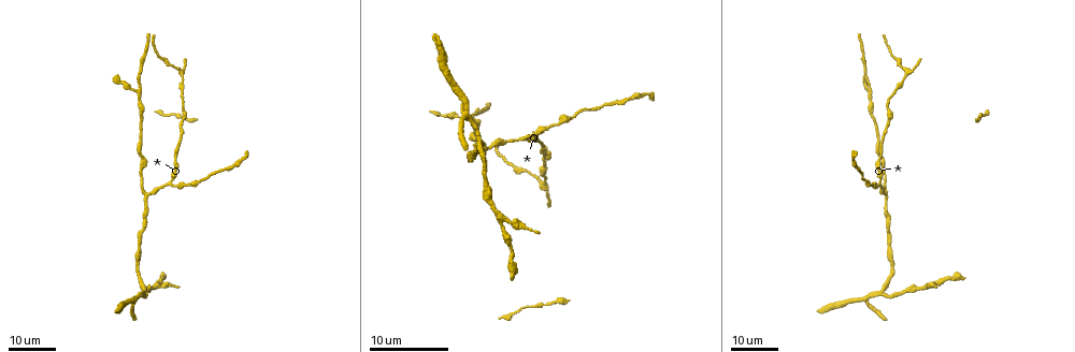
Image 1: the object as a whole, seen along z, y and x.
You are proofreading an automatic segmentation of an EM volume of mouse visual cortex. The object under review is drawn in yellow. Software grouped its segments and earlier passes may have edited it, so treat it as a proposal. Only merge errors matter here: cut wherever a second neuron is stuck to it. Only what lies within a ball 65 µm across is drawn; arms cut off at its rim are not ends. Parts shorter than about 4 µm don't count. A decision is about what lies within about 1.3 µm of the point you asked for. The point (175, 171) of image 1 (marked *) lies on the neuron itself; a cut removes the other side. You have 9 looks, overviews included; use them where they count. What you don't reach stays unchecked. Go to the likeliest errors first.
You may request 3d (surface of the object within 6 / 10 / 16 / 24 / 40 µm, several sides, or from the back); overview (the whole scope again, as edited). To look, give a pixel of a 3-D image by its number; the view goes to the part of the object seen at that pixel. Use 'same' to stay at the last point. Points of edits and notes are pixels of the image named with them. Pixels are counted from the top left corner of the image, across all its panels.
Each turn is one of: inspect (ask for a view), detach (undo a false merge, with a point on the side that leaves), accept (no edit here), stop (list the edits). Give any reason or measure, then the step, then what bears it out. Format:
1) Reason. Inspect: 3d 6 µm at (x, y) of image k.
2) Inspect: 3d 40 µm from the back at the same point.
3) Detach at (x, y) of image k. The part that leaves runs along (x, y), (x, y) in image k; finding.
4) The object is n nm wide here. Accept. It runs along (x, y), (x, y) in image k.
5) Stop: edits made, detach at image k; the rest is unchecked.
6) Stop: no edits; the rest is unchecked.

Three-way junction. Inspect: 3d 24 µm at (869, 92) of image 1.

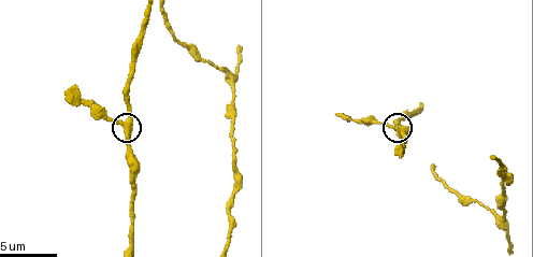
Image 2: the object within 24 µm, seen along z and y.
Zoom in. Inspect: 3d 6 µm at (125, 122) of image 2.

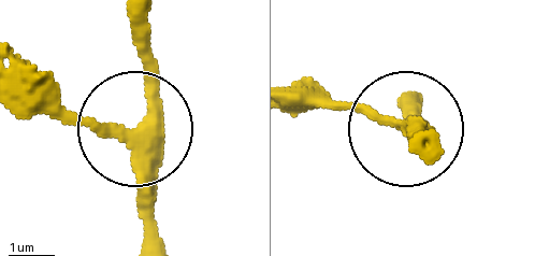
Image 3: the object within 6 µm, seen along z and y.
Accept. It runs along (153, 242), (153, 161), (142, 139), (30, 115) in image 3; all the same neuron.

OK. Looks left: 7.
Three arms meet. Inspect: 3d 16 µm at (524, 139) of image 1.

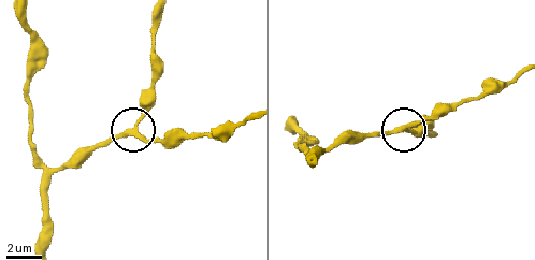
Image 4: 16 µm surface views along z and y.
Closer look. Inspect: 3d 10 µm at (131, 135) of image 4.

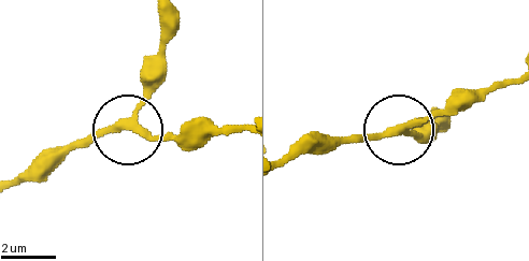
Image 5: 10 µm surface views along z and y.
The object is 250 nm wide here. Accept. It runs along (162, 49), (160, 82), (132, 128), (162, 138), (209, 138) in image 5; one neuron here.

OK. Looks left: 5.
Three arms meet. Inspect: 3d 24 µm at (146, 193) of image 1.

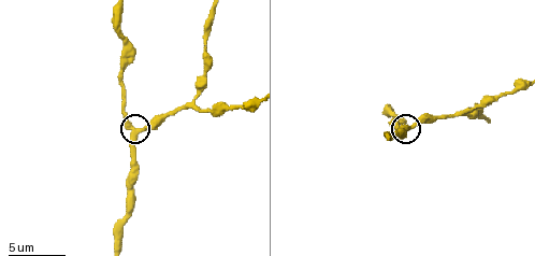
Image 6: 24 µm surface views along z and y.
Zoom in. Inspect: 3d 10 µm at (131, 132) of image 6.

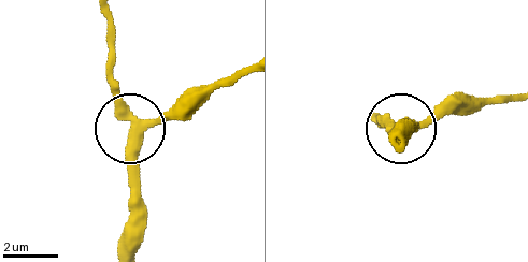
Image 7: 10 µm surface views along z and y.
3 arms meet here. Accept. It runs along (244, 67), (131, 127), (109, 51) in image 7; continuous, no second neuron.

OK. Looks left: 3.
Two arms in line, one across. Inspect: 3d 24 µm at (881, 294) of image 1.

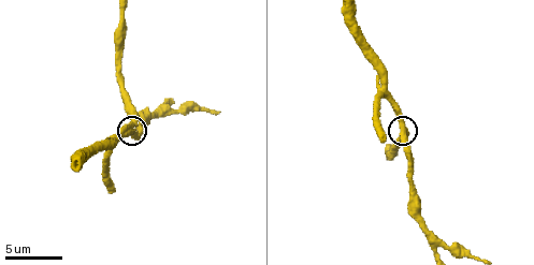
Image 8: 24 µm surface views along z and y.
Inspect: 3d 6 µm at (401, 135) of image 8.

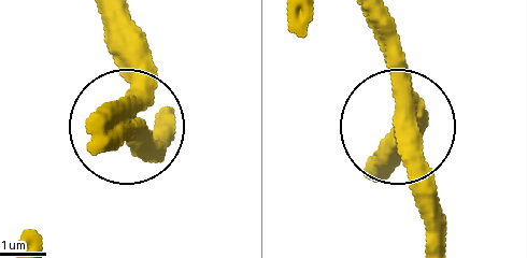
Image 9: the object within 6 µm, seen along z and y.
The object is 350 nm wide here. Accept. All the same neuron.

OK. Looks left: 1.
Stop: no edits; the rest is unchecked.

